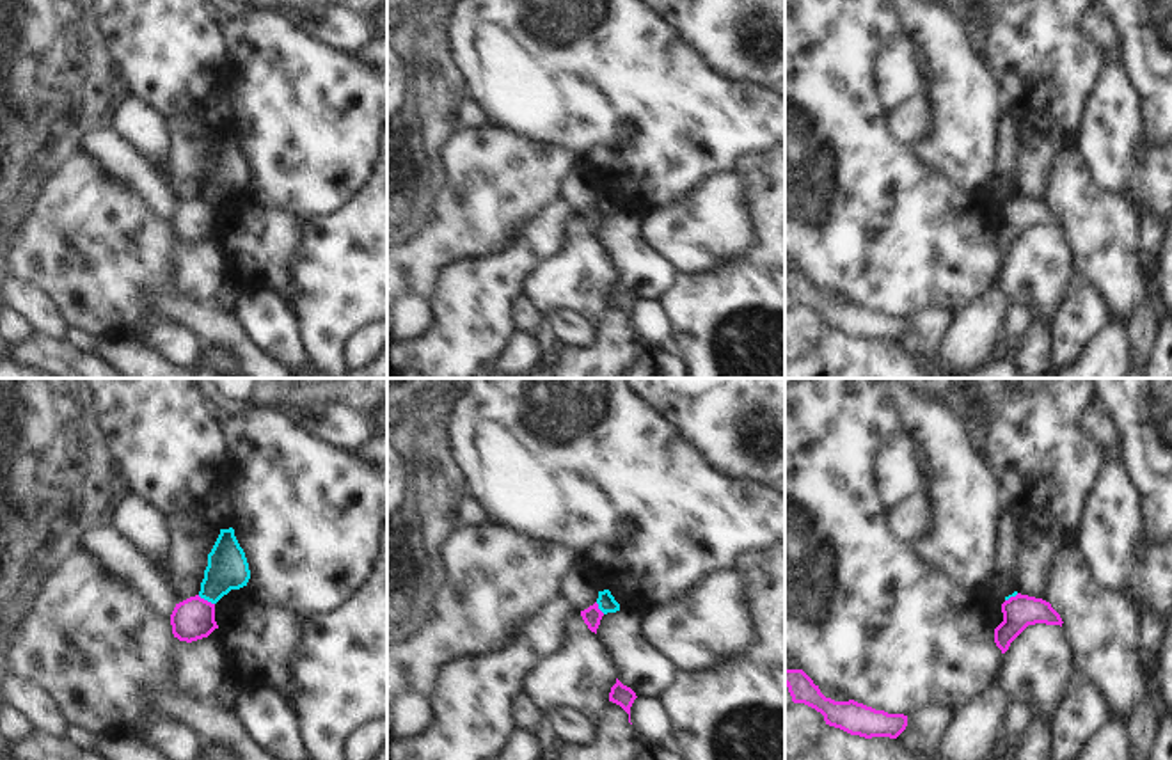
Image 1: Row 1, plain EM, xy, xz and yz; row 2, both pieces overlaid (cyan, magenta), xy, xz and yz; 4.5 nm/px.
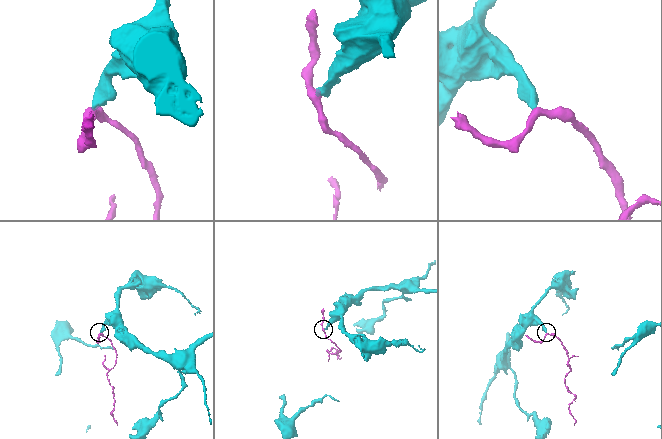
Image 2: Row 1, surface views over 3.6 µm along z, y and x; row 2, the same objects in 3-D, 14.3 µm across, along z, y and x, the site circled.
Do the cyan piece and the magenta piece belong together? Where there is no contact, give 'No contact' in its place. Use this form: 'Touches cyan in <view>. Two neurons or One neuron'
Touches cyan in xy. Two neurons

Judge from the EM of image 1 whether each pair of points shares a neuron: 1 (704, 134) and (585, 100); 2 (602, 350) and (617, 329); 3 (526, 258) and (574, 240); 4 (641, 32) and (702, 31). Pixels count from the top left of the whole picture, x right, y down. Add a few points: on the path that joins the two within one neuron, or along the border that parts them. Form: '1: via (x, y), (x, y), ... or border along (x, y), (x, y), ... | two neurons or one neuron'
1: via (673, 103), (670, 100), (615, 100) | one neuron
2: via (608, 345), (613, 334) | one neuron
3: border along (572, 213), (563, 224), (563, 242), (530, 274) | two neurons
4: border along (663, 18), (705, 61) | two neurons

